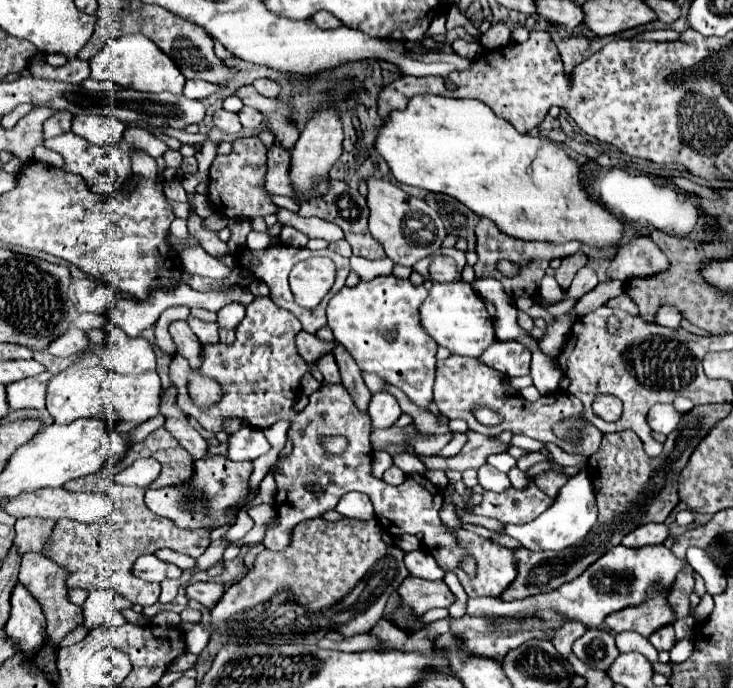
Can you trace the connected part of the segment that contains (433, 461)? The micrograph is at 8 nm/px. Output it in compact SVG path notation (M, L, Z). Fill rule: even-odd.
M468 432L468 442L464 444L464 448L452 456L452 458L444 458L444 456L422 456L422 460L428 464L428 470L470 470L470 468L480 468L482 464L486 464L486 456L490 454L498 454L498 452L506 452L510 444L500 444L496 440L490 440L482 434L476 432Z

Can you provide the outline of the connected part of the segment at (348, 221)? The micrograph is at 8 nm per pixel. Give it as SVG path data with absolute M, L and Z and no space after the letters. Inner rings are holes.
M330 180L326 194L316 198L316 200L306 202L300 208L300 214L302 216L318 216L322 220L338 224L342 228L342 232L344 232L344 238L352 246L352 254L354 256L362 256L362 258L368 258L368 260L378 260L378 258L386 256L384 250L380 248L380 244L376 244L376 240L372 240L372 236L368 232L368 206L366 206L366 198L360 196L358 190L350 188L348 184L344 184L340 180Z

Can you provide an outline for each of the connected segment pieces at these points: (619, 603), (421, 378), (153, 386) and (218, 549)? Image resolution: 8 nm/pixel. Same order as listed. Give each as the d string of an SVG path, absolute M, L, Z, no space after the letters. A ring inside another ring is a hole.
M622 544L610 548L602 554L592 566L588 566L576 580L562 584L560 588L536 594L524 600L504 602L500 596L480 596L468 600L468 616L514 616L530 610L554 610L570 622L582 622L588 628L598 628L610 612L618 612L628 606L642 604L646 600L646 590L656 586L660 594L668 594L676 574L688 566L686 558L678 558L664 544L642 546L642 548L626 548Z
M378 276L370 282L358 282L356 286L348 288L344 286L336 296L330 298L326 316L328 316L328 326L334 332L336 342L344 344L344 348L352 354L354 362L364 370L364 372L374 372L388 384L398 386L416 406L422 410L430 410L432 400L432 386L436 378L436 342L424 332L418 316L420 304L426 300L428 290L424 286L412 286L410 280L402 280L396 276Z
M110 322L102 326L102 330L108 336L108 344L104 348L86 350L64 372L60 372L58 376L52 376L46 388L46 408L52 414L56 424L68 424L76 418L106 418L112 428L120 428L120 432L128 432L128 428L136 428L148 418L154 418L156 414L160 414L162 388L160 388L160 378L156 374L154 348L146 338L142 336L130 338L126 336L126 332L122 332L118 326Z
M224 538L214 540L214 542L206 548L206 552L204 552L200 558L196 558L198 570L208 570L208 568L212 568L214 564L218 564L218 560L222 560L224 548L230 546L230 544L232 544L232 542L228 542L228 540L224 540Z

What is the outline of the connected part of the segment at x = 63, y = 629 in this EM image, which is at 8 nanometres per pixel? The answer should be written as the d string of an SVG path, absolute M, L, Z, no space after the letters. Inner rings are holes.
M26 552L22 556L18 582L24 584L36 596L36 600L40 600L44 614L46 614L46 642L50 648L56 650L60 646L62 638L84 622L82 608L68 602L68 598L66 598L68 588L64 588L64 570L58 564L52 564L52 560L48 560L46 556L42 556L38 552Z

